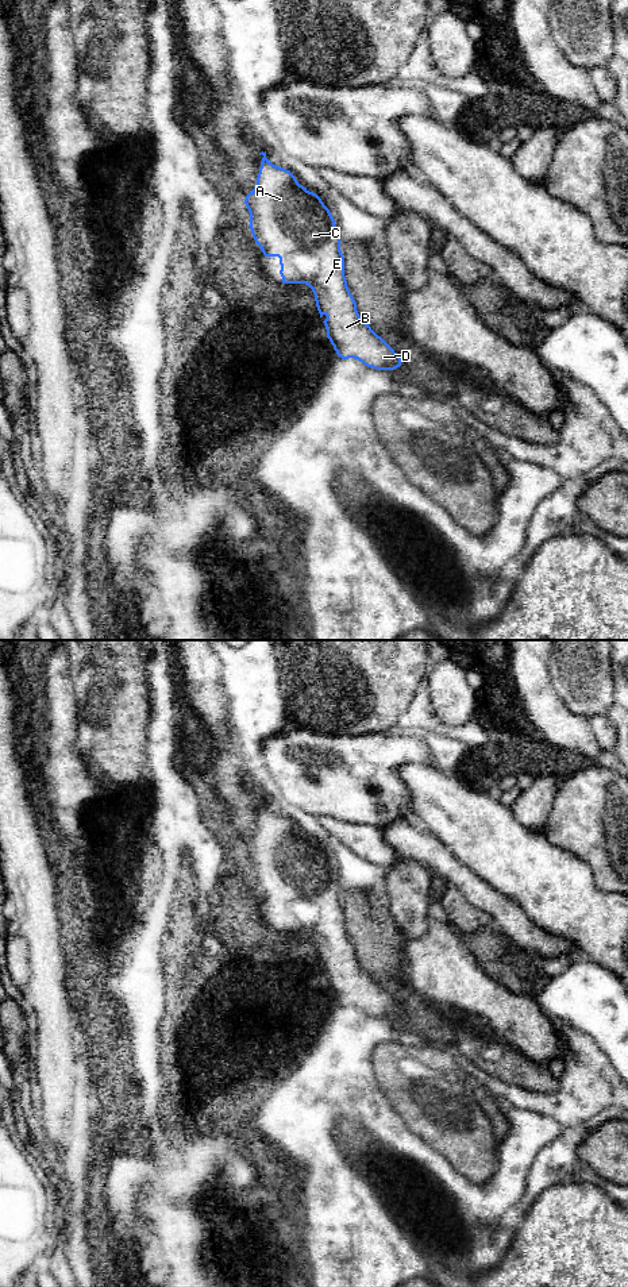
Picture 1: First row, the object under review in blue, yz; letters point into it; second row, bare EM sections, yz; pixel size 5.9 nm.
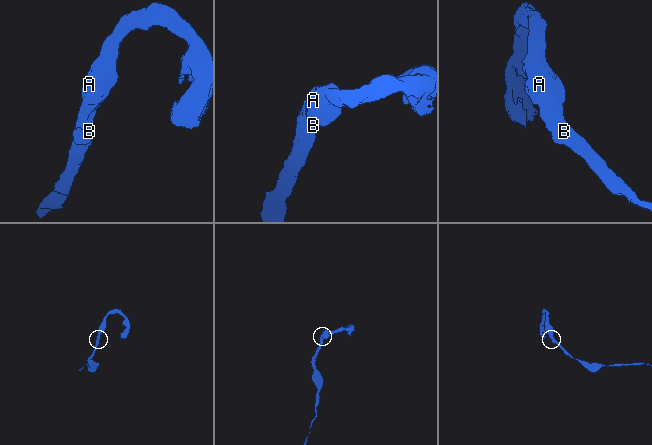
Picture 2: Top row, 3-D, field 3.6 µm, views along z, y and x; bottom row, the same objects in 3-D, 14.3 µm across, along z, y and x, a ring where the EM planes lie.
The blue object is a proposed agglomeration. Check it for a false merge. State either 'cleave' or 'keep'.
keep

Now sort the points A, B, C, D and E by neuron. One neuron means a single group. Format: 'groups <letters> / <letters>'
groups A B C D E

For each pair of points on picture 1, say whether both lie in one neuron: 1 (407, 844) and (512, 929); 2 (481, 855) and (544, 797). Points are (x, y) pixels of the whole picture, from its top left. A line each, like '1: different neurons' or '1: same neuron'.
1: same neuron
2: different neurons

